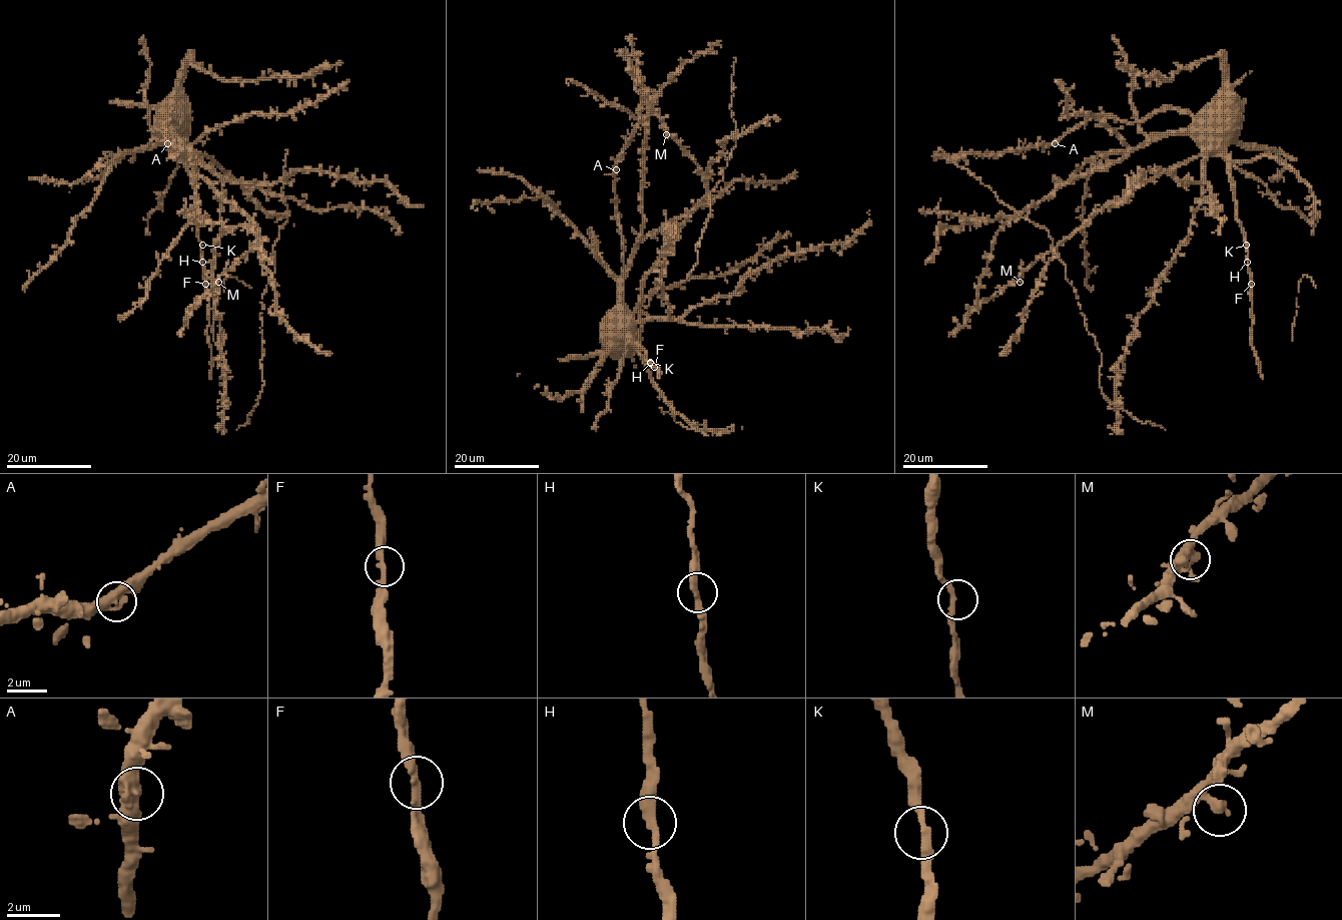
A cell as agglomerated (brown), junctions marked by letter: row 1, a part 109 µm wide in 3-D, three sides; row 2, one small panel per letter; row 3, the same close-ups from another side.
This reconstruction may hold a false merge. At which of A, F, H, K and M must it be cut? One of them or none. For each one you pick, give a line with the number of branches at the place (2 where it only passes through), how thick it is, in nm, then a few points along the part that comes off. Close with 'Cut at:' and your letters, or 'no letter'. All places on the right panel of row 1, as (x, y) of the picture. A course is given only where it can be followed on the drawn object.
Cut at: no letter

